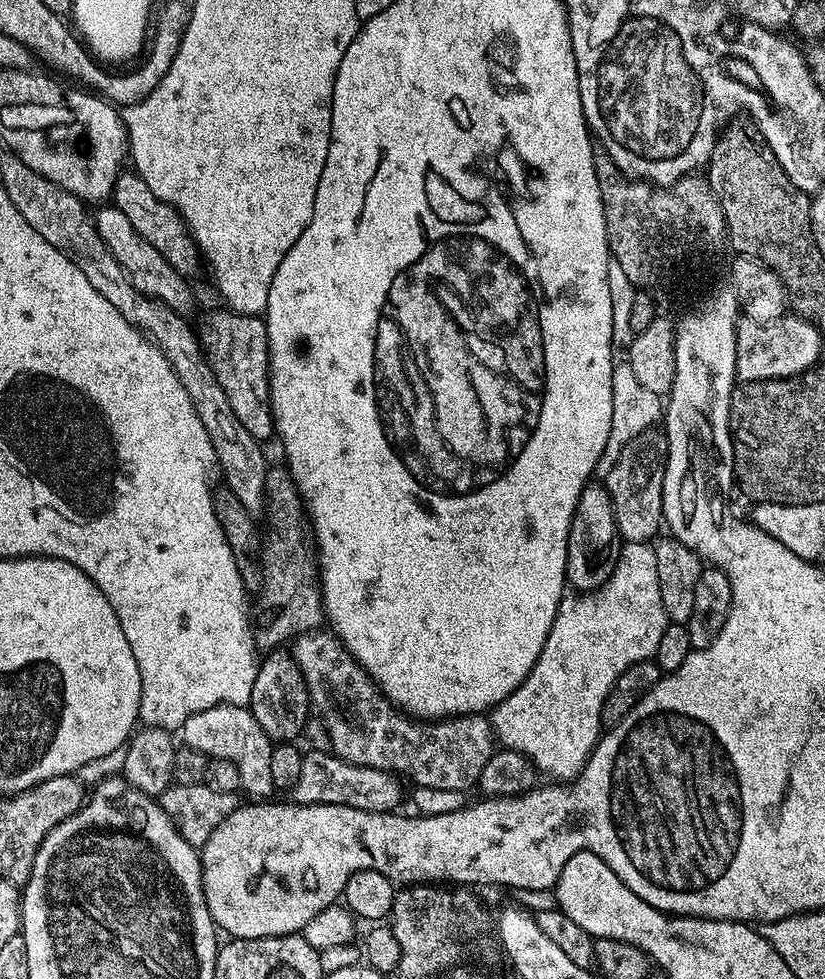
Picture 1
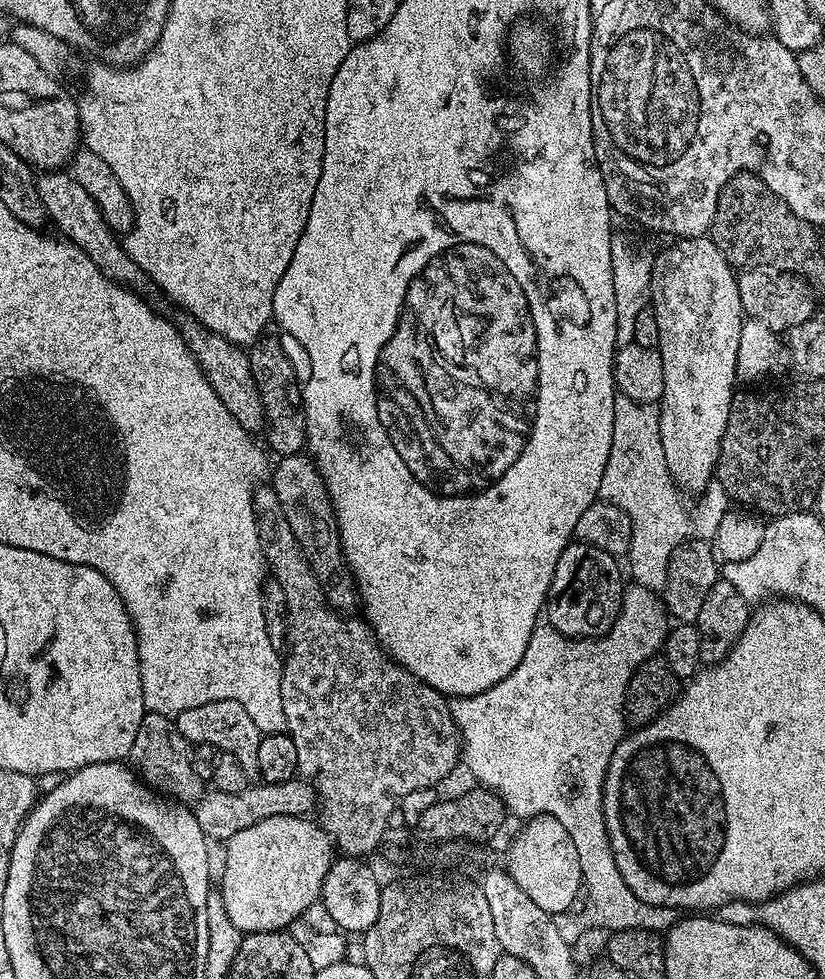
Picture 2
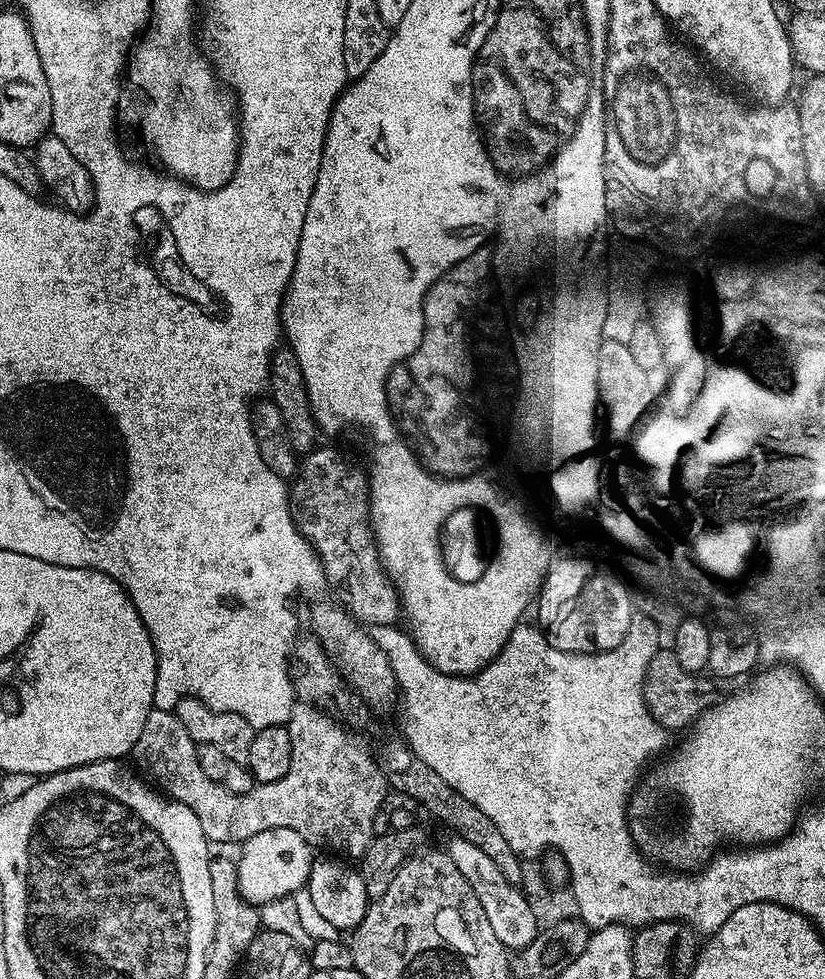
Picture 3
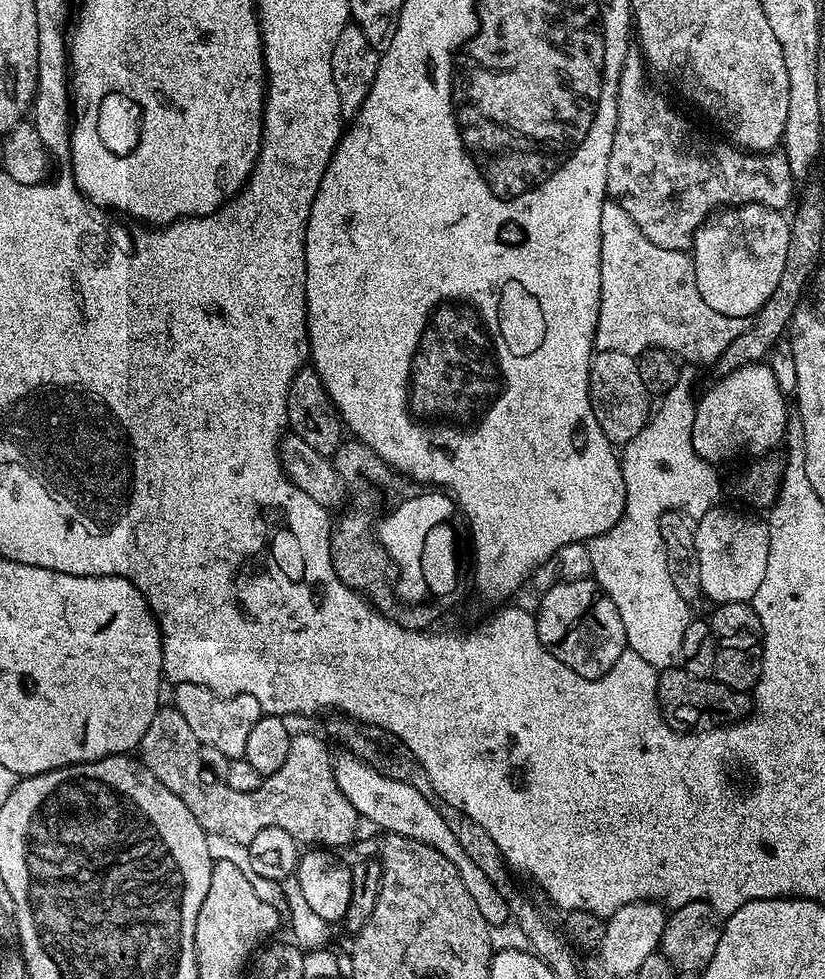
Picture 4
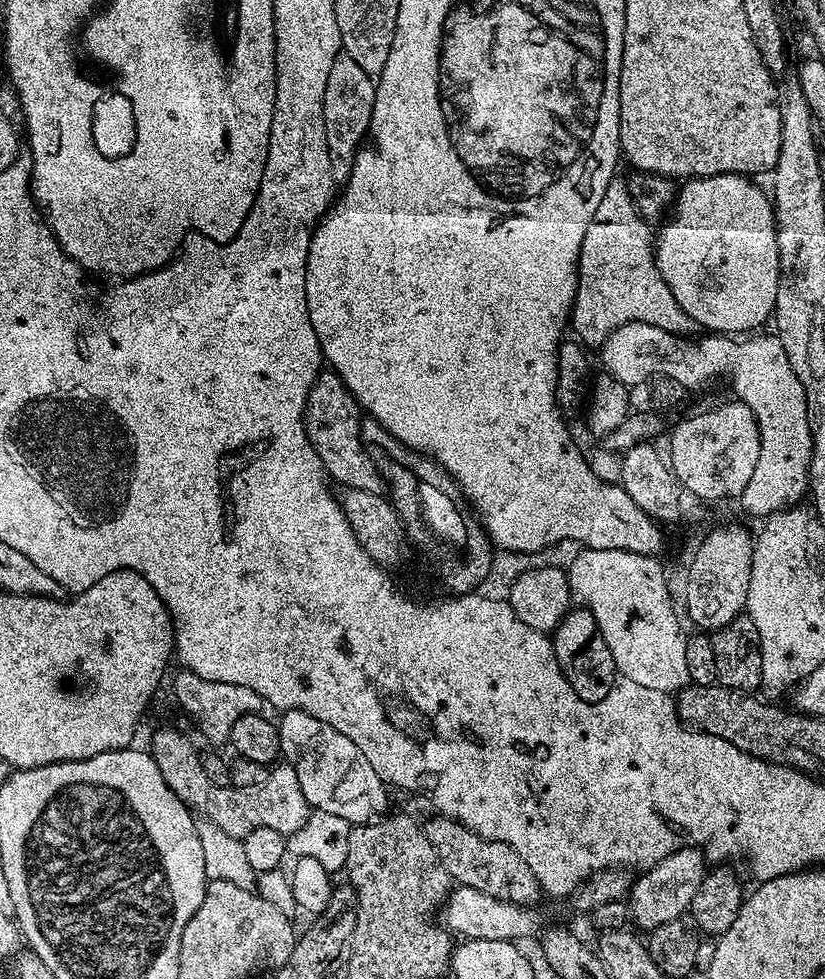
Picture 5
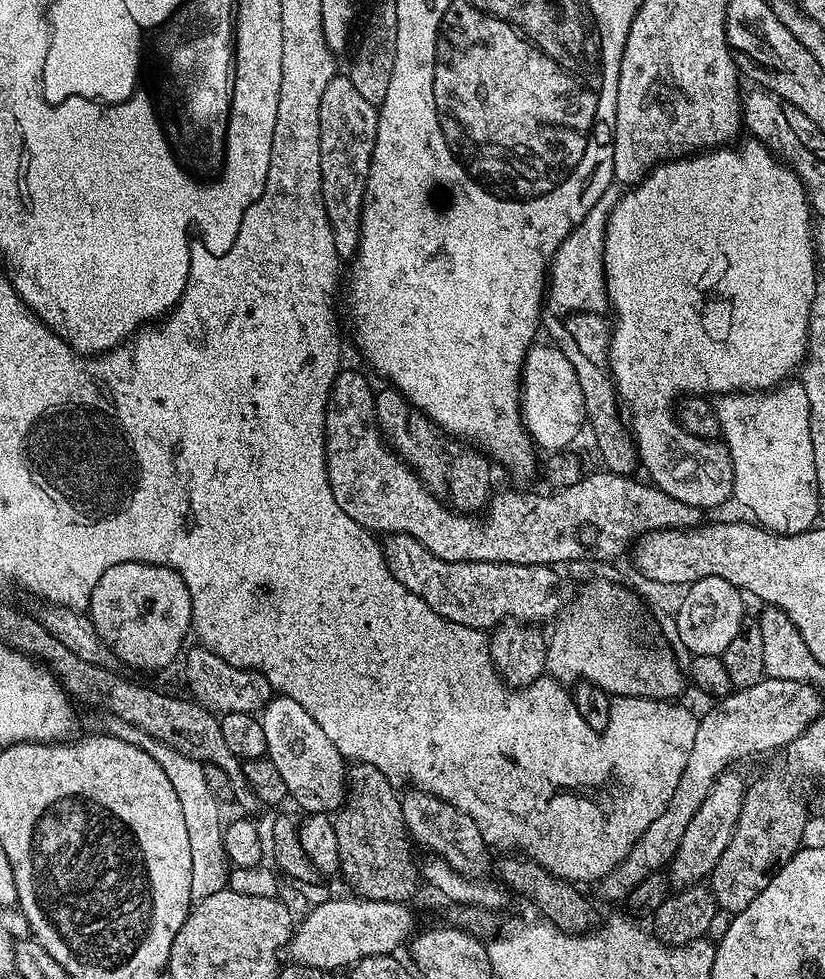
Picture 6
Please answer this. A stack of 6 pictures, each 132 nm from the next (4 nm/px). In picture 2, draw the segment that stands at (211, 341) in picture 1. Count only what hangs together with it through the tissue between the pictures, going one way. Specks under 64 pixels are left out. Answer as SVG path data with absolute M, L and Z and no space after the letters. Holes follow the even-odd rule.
M265 335L264 348L256 346L248 352L250 374L258 386L258 394L264 407L264 418L270 431L267 433L268 444L276 451L277 457L295 456L306 448L306 426L302 415L302 384L296 381L296 368L284 348L274 337Z

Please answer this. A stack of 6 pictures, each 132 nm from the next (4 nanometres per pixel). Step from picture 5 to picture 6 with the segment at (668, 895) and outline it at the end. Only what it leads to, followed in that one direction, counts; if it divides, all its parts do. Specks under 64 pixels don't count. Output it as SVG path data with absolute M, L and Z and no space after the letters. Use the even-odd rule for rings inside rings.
M729 770L720 774L706 794L702 806L698 806L698 814L690 818L690 826L686 826L686 834L682 834L682 842L678 842L678 850L670 865L670 880L673 885L699 885L705 878L711 877L718 858L722 858L722 850L730 846L730 838L742 810L746 787L746 780L735 771Z

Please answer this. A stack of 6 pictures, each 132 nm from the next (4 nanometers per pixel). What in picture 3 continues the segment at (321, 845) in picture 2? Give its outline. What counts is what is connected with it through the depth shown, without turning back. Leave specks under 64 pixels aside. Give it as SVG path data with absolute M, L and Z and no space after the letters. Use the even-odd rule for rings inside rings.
M262 830L262 834L254 834L254 838L244 841L239 852L236 860L238 886L242 898L253 906L292 896L308 883L314 852L302 834L294 834L294 830Z

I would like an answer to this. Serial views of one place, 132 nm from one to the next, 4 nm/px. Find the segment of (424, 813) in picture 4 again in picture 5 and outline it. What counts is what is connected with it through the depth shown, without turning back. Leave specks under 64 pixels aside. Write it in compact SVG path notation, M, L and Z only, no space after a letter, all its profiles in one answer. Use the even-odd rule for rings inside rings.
M302 710L284 712L281 717L278 720L280 751L298 774L298 784L313 809L336 814L353 826L367 824L389 811L389 785L376 773L374 766L366 762L366 754L362 754L346 734L338 734L334 726Z

